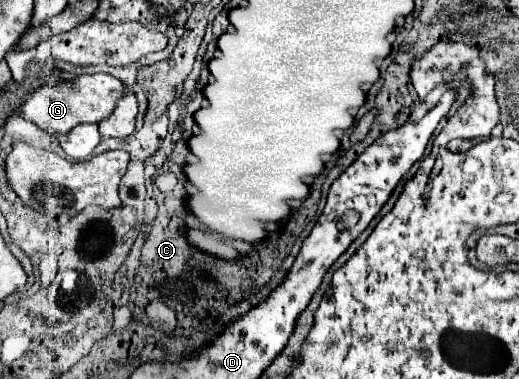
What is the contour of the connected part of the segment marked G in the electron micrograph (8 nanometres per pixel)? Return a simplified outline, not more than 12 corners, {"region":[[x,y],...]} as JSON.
{"region":[[76,75],[26,97],[20,115],[48,133],[110,115],[124,85]]}

